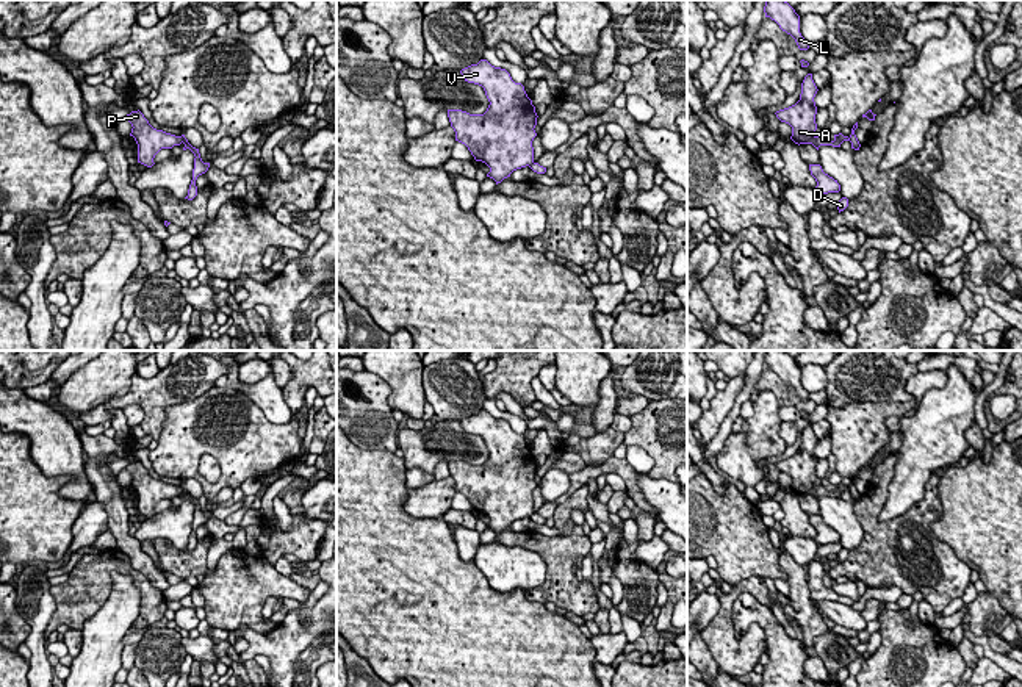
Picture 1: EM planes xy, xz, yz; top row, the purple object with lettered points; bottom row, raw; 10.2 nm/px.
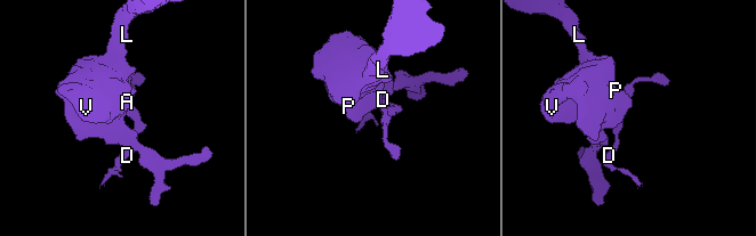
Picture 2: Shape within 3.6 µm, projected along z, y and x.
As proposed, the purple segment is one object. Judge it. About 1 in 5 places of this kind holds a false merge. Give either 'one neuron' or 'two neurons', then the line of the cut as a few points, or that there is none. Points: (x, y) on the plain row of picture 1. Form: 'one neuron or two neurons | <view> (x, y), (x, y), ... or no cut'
two neurons | xy (180, 487), (182, 492)

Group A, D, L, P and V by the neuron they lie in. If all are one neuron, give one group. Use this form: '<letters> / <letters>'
A L P V / D

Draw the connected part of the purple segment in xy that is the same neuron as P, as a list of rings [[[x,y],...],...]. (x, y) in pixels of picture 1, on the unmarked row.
[[[139,460],[127,465],[125,469],[133,477],[130,487],[138,495],[138,513],[147,518],[155,515],[153,509],[161,499],[172,499],[182,495],[182,487],[153,479]]]

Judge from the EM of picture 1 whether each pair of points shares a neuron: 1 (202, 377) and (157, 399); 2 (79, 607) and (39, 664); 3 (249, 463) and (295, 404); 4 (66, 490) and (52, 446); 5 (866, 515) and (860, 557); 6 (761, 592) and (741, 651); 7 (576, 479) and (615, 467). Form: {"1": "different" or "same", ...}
{"1": "same", "2": "different", "3": "different", "4": "same", "5": "same", "6": "same", "7": "same"}

